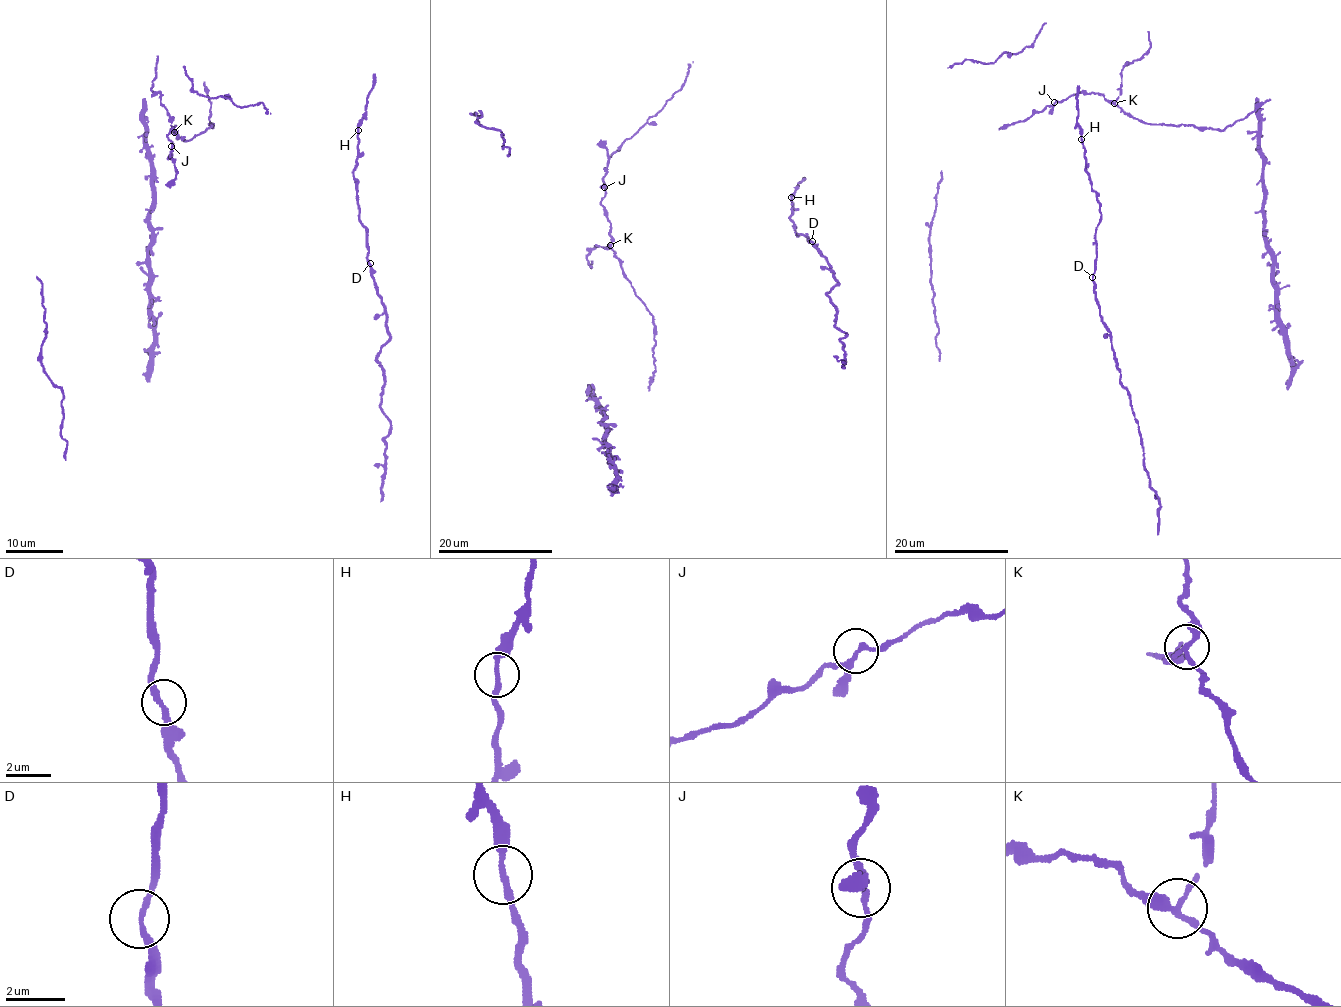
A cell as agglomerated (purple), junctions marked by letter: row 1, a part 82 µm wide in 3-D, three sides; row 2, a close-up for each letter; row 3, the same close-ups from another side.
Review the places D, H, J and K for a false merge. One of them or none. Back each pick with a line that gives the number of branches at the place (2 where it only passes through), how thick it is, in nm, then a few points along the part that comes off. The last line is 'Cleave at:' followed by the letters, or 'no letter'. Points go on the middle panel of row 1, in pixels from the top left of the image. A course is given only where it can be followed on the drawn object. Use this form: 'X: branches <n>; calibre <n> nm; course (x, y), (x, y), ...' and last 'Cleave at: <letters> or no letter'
Cleave at: no letter

